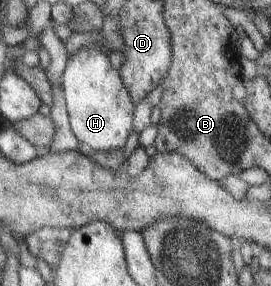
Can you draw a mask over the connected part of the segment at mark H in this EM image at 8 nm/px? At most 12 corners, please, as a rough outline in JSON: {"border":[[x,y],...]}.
{"border":[[81,46],[60,84],[79,147],[123,148],[132,104],[108,53]]}

